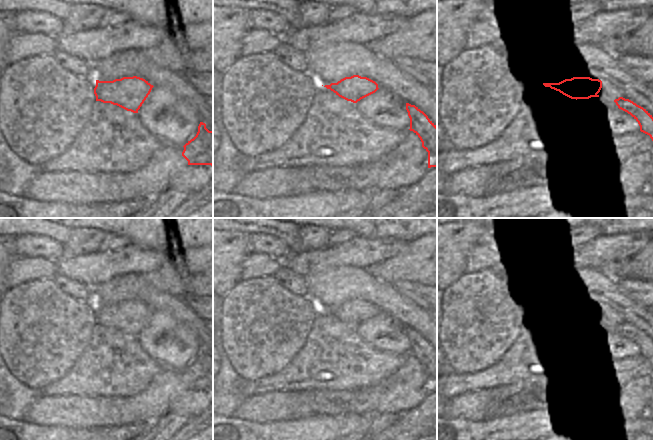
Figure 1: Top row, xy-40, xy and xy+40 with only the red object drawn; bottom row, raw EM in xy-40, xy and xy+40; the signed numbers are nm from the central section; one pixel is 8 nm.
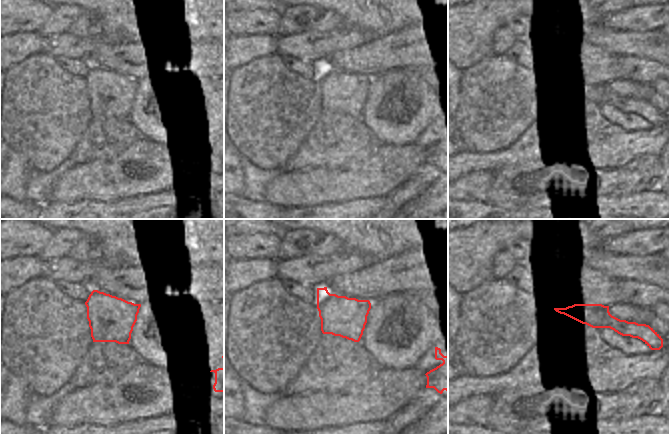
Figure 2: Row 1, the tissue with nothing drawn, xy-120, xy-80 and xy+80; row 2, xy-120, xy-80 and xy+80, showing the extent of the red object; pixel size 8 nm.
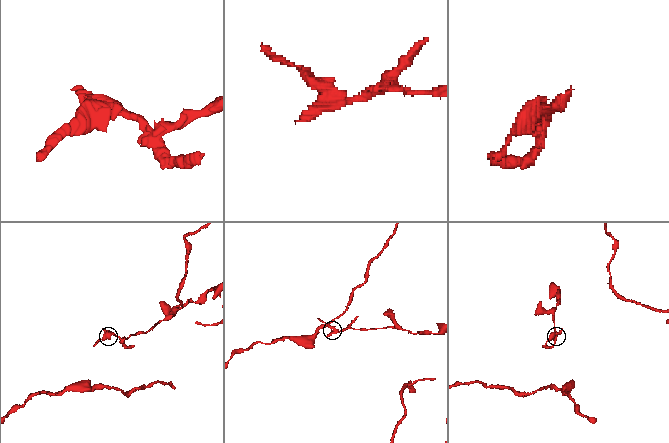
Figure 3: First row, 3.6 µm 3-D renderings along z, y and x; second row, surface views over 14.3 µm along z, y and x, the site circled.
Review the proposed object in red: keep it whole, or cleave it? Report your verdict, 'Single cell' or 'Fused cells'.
Fused cells

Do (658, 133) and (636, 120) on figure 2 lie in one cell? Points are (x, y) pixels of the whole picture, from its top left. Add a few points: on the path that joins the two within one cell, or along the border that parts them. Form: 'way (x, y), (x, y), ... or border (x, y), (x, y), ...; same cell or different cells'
border (651, 126), (647, 129), (626, 130); different cells

